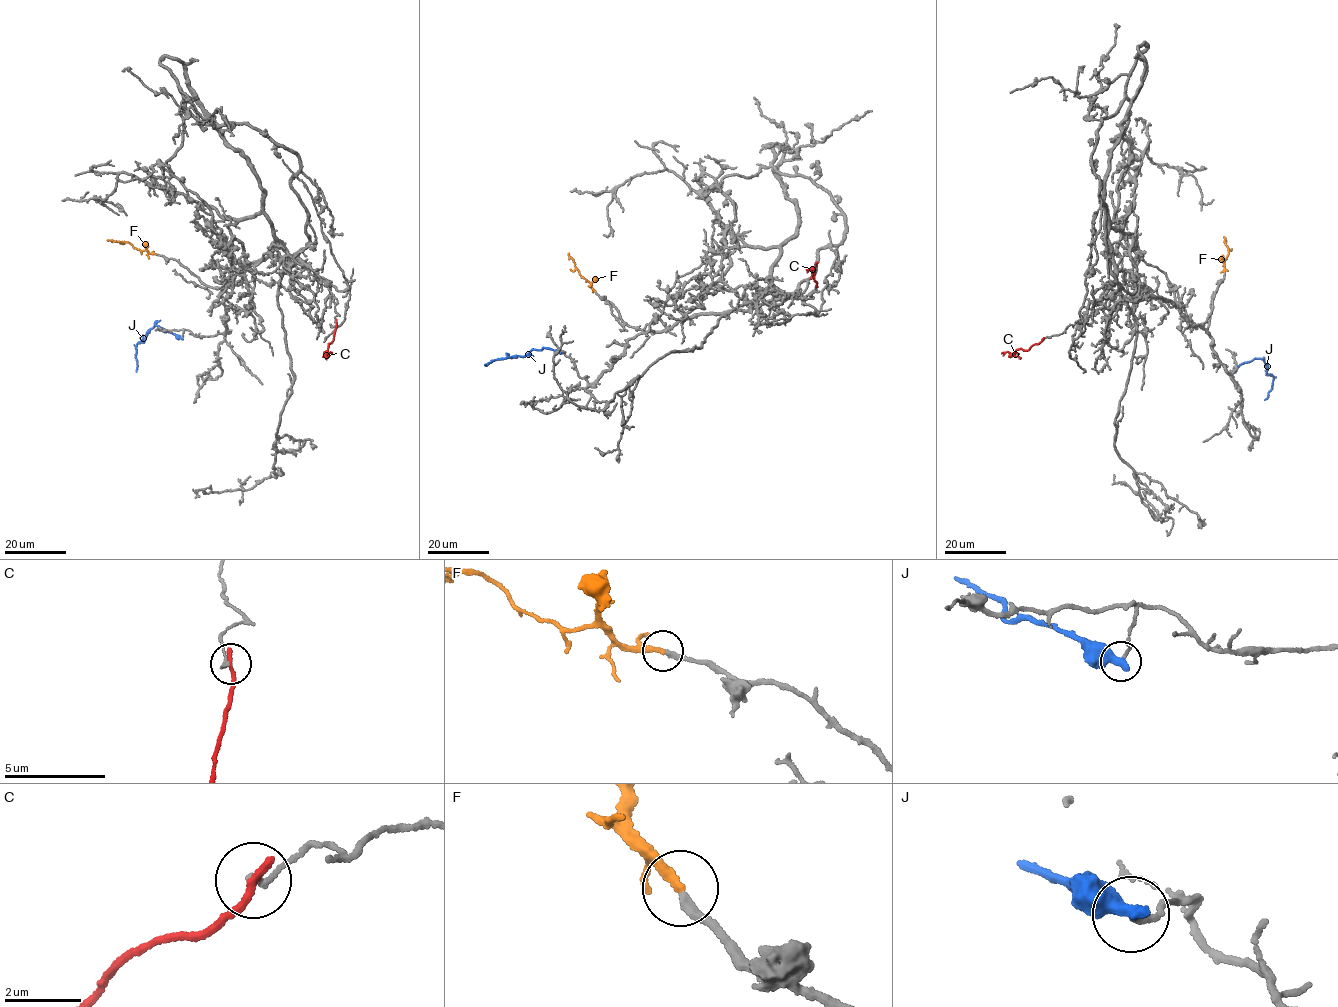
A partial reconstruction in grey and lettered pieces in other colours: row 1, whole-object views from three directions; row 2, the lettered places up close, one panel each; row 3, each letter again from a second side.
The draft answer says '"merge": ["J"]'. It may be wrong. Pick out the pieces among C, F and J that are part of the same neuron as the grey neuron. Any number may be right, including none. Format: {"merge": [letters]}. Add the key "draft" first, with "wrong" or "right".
{"draft": "wrong", "merge": ["F"]}

